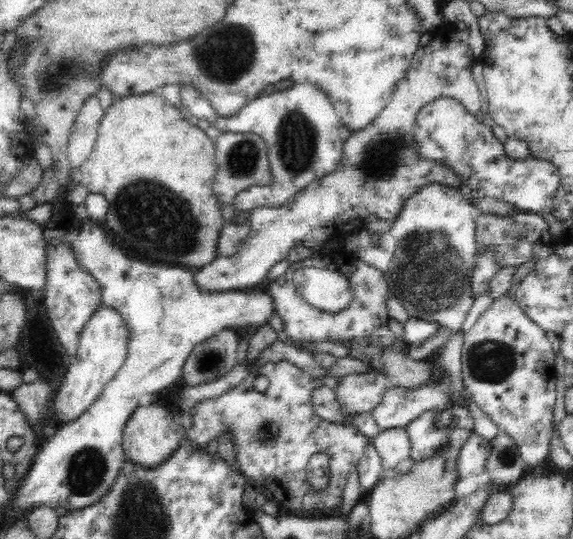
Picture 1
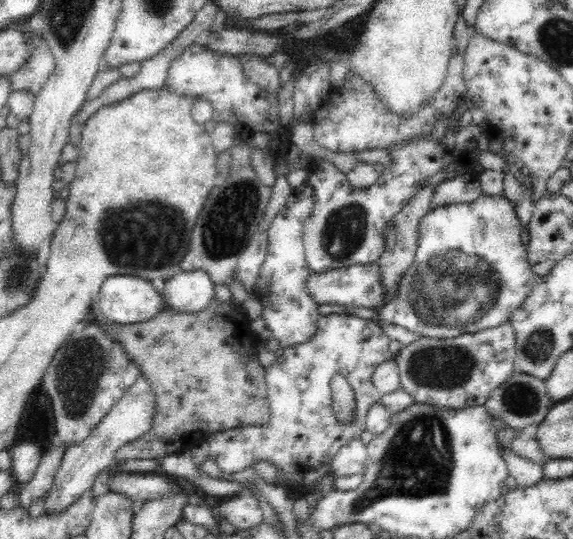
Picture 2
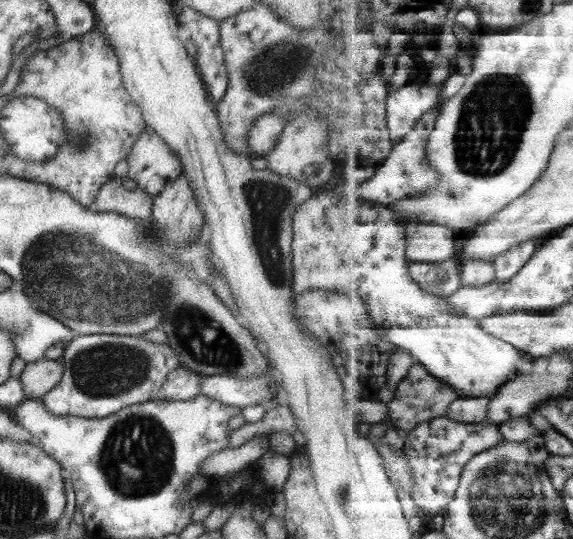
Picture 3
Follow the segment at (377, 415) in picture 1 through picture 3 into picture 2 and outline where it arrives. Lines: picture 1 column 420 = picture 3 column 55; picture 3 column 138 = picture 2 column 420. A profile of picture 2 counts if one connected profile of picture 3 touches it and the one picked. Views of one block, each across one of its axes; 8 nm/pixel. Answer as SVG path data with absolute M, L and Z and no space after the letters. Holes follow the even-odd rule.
M510 323L450 338L420 337L395 355L401 387L416 403L438 408L484 405L491 390L514 371L516 335Z

